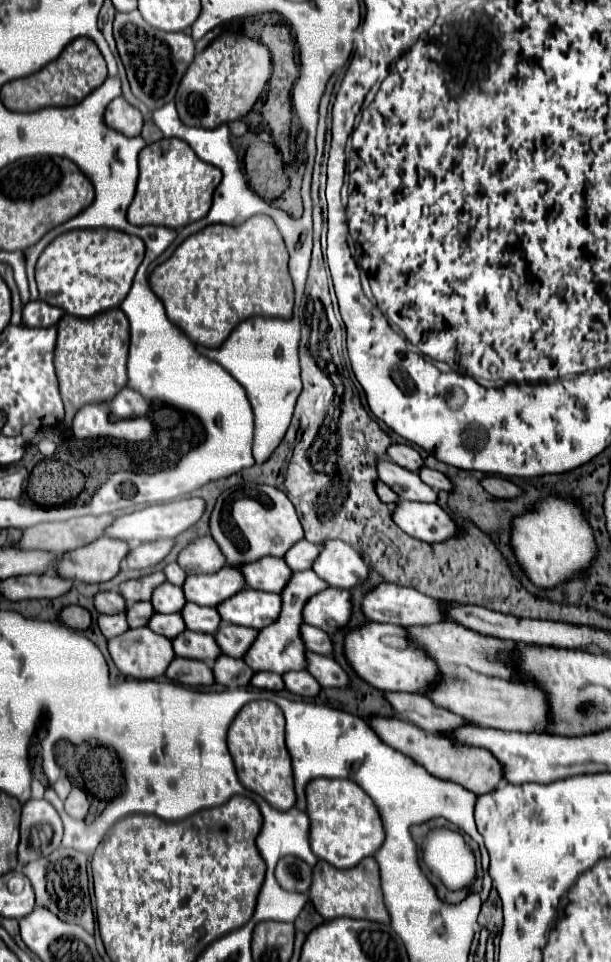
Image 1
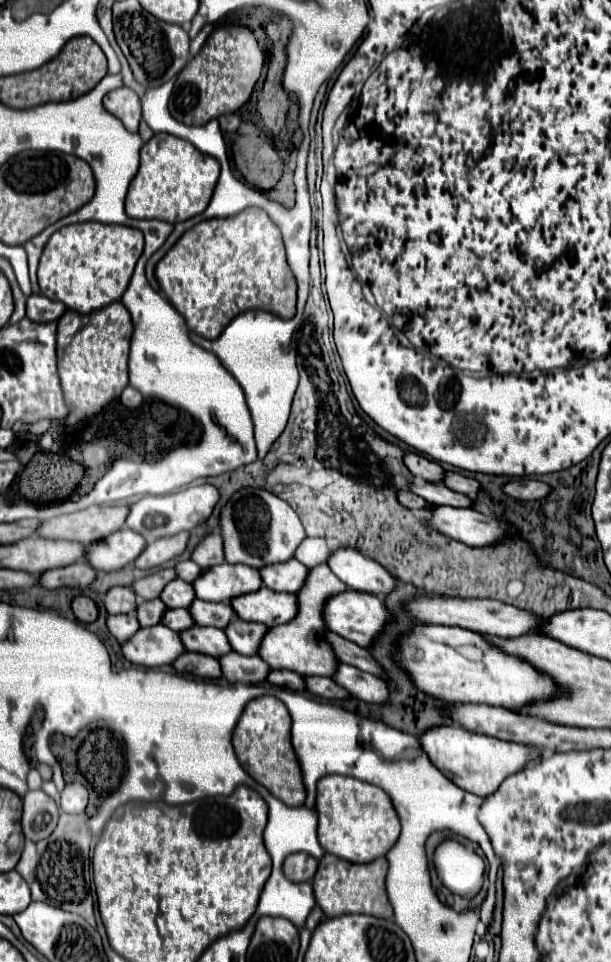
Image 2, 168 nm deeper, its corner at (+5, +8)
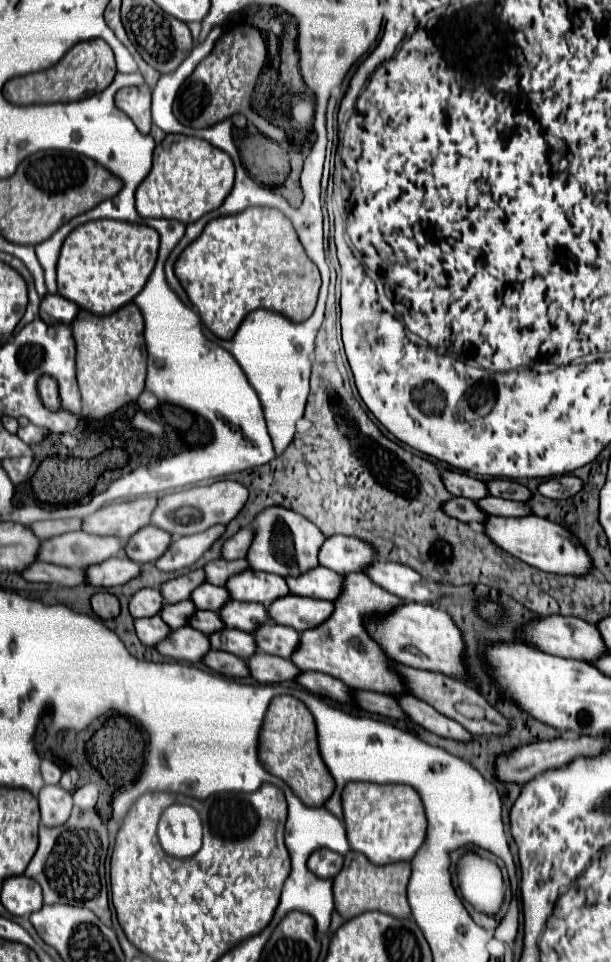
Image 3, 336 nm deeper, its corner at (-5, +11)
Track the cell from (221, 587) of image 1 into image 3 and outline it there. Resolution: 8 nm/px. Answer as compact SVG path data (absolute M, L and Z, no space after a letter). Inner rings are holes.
M252 569L230 577L226 583L226 589L238 601L254 601L254 603L266 603L266 605L270 605L280 597L290 595L290 589L284 577L276 577L272 573L260 573Z

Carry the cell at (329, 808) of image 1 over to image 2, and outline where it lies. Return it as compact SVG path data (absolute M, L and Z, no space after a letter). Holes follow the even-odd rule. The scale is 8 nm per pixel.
M330 774L318 780L316 812L320 846L348 862L364 864L384 856L400 834L400 822L386 792L350 776Z

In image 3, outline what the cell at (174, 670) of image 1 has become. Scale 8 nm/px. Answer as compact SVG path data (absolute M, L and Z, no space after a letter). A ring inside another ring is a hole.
M208 651L202 661L210 669L214 669L216 673L222 673L226 677L248 677L250 675L246 661L232 653L226 653L226 651Z

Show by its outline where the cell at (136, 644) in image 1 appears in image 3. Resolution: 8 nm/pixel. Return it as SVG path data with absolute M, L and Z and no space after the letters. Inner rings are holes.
M184 625L182 629L172 631L162 643L156 645L156 649L162 655L168 655L176 661L198 663L210 651L210 641L208 641L208 635L204 635L202 631L196 631L194 627Z

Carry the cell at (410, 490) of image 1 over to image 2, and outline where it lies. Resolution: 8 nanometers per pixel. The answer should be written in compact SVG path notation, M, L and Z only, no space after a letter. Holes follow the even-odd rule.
M420 480L410 482L410 492L414 492L416 496L428 500L430 504L448 504L448 506L458 506L458 508L468 508L472 506L470 498L458 492L452 492L450 488L446 488L444 484L426 484Z

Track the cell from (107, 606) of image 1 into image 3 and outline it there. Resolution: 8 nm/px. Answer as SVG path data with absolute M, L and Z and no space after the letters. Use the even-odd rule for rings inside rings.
M140 589L130 601L130 613L134 619L154 617L164 607L164 597L158 589Z

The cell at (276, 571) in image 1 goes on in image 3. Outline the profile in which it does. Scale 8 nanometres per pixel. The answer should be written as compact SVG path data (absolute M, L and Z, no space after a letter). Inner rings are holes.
M316 567L300 577L288 577L286 583L294 595L336 601L344 587L344 577L326 567Z

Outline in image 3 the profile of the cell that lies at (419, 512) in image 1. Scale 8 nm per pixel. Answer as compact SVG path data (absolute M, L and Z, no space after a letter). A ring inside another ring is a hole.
M490 515L486 521L486 533L488 537L502 547L506 553L518 557L520 561L546 571L546 573L554 573L554 575L588 575L592 573L592 559L588 557L588 551L580 545L578 537L574 533L568 533L568 529L536 517L536 515L528 515L528 517L520 517L520 519L504 519L504 517L494 517Z

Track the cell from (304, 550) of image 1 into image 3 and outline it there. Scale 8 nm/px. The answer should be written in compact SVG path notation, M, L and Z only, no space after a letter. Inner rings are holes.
M332 535L324 541L320 549L320 565L344 575L344 573L364 573L376 561L376 549L358 541L358 537L348 535Z

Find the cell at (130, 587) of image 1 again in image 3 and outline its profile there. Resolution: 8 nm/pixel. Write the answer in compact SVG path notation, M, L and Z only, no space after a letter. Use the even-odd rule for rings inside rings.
M196 569L196 571L190 571L186 575L180 575L180 577L162 585L164 601L166 603L180 603L180 601L188 599L192 595L192 589L200 587L204 581L206 581L204 569Z

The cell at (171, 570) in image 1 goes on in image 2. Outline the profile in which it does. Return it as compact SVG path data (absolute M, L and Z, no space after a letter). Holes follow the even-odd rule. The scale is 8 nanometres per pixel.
M184 560L184 562L178 562L176 564L176 576L178 578L182 578L182 580L186 580L186 582L192 582L202 570L192 562L192 560Z

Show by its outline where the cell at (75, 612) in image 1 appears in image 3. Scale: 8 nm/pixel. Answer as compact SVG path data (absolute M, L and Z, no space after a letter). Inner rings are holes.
M96 593L92 597L92 609L100 619L114 619L120 615L120 603L112 593Z

